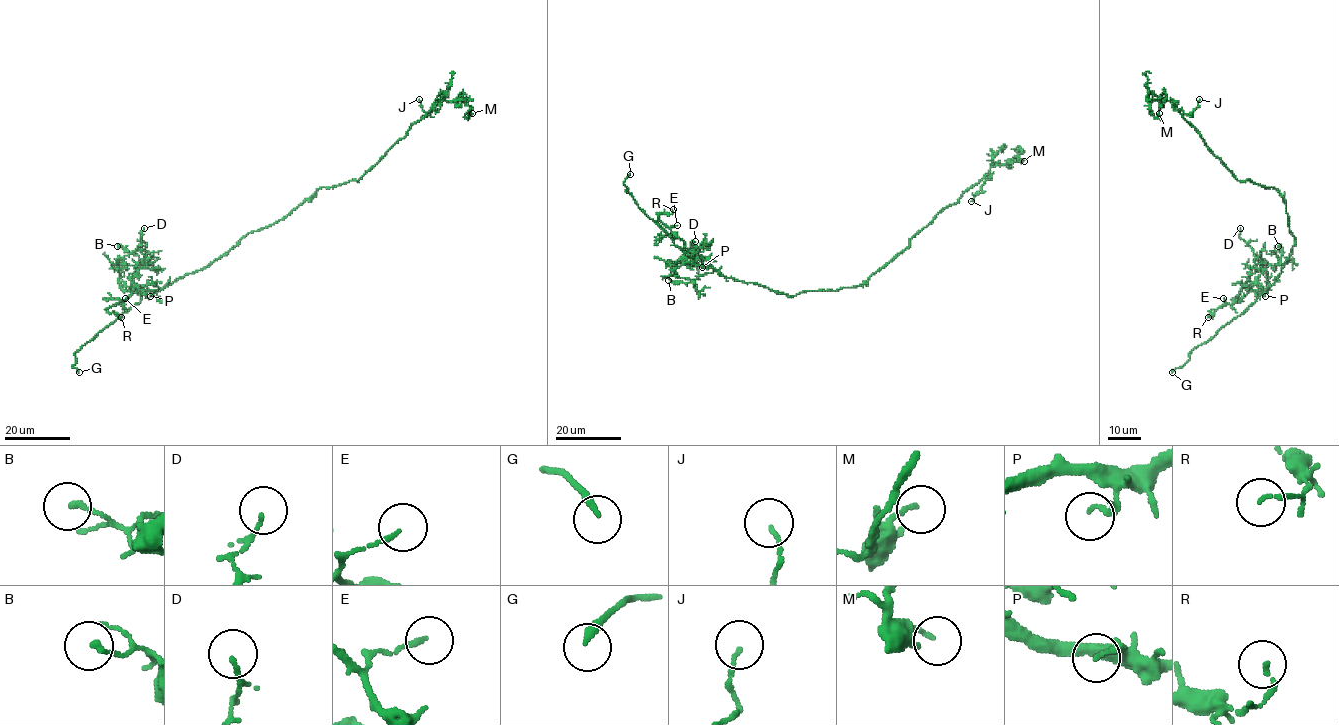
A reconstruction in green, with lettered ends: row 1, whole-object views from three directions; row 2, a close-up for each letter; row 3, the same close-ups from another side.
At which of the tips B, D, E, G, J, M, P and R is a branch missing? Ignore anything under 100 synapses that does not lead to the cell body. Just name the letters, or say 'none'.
G

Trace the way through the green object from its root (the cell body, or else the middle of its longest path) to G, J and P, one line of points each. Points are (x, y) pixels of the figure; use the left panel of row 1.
G: (277, 222), (247, 233), (203, 268), (160, 290), (142, 292), (138, 303), (75, 353), (72, 367), (79, 372)
J: (277, 222), (321, 187), (357, 181), (434, 105), (431, 115), (422, 109), (419, 99)
P: (277, 222), (247, 233), (203, 268), (177, 278), (150, 296)

